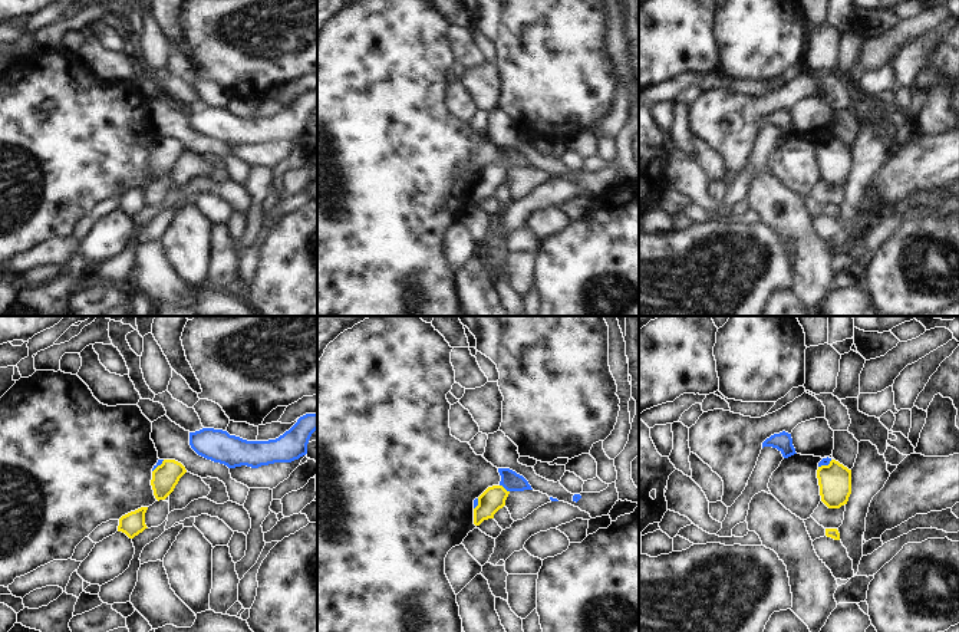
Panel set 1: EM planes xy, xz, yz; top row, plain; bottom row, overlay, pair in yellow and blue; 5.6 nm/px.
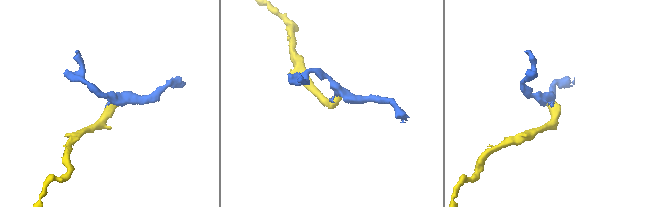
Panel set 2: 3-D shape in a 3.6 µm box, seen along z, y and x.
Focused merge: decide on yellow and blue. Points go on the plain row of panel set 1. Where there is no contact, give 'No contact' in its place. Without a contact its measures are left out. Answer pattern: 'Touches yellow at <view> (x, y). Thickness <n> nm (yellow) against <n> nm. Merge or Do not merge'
Touches yellow at xz (503, 165). Thickness 140 nm (yellow) against 110 nm. Merge.

